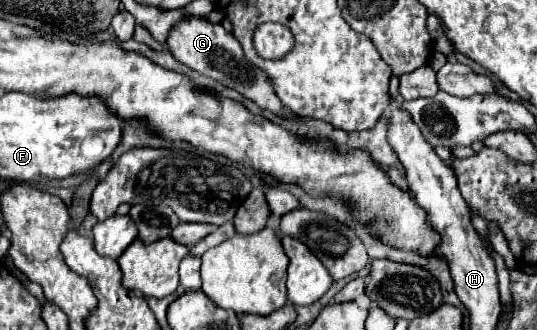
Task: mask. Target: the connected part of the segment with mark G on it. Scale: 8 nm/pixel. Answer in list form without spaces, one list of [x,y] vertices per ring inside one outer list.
[[[188,17],[188,19],[182,19],[178,23],[176,29],[170,31],[170,37],[168,37],[168,47],[172,51],[172,55],[182,61],[184,65],[188,65],[190,69],[222,83],[224,87],[230,87],[234,91],[238,91],[244,99],[250,99],[254,101],[258,107],[262,109],[268,109],[272,111],[274,115],[280,115],[284,119],[292,119],[296,121],[298,115],[292,113],[290,109],[286,109],[282,105],[282,101],[278,99],[276,91],[274,91],[274,85],[272,85],[272,79],[268,77],[266,71],[262,69],[254,69],[252,63],[248,63],[244,59],[244,51],[242,51],[242,45],[236,41],[236,37],[232,33],[228,33],[220,23],[214,25],[214,23],[208,23],[206,19],[202,17]]]

